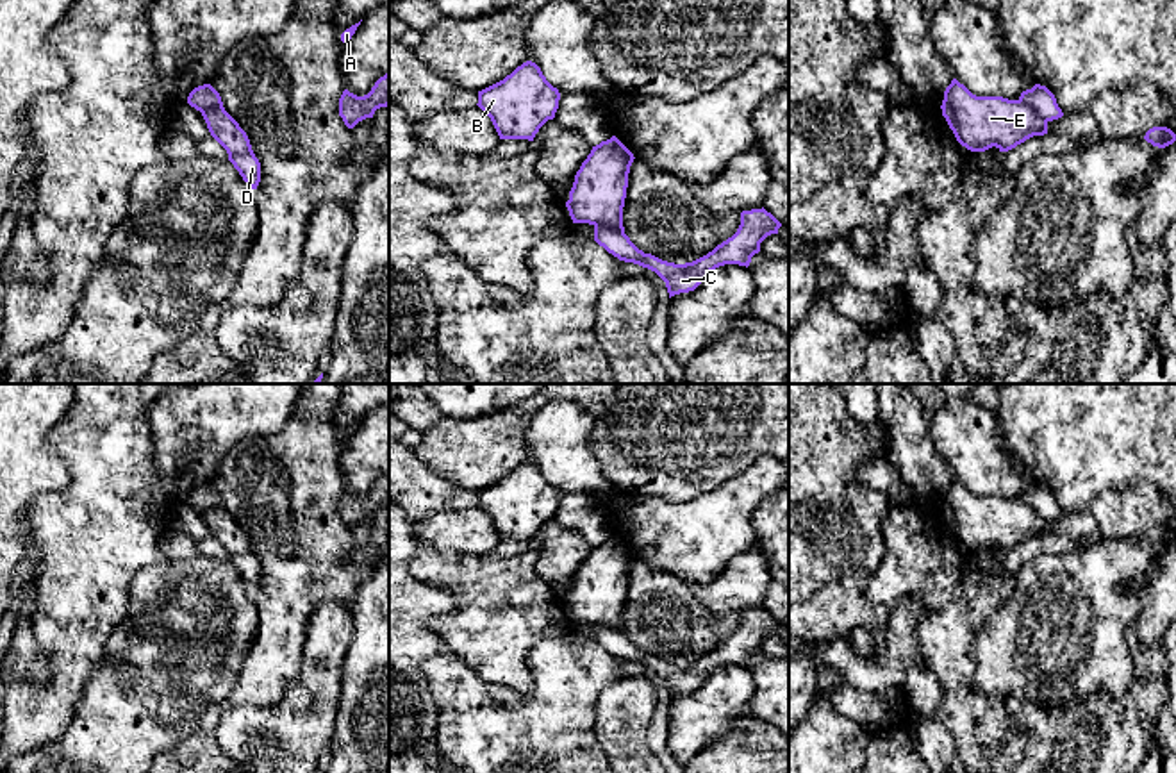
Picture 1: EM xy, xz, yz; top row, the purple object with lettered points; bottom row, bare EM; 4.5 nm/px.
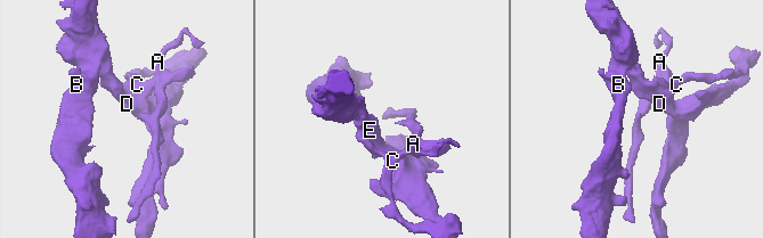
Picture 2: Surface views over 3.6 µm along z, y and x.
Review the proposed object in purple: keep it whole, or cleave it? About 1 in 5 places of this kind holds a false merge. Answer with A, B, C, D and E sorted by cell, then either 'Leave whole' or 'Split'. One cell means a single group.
Groups: A C / B D E. Split

